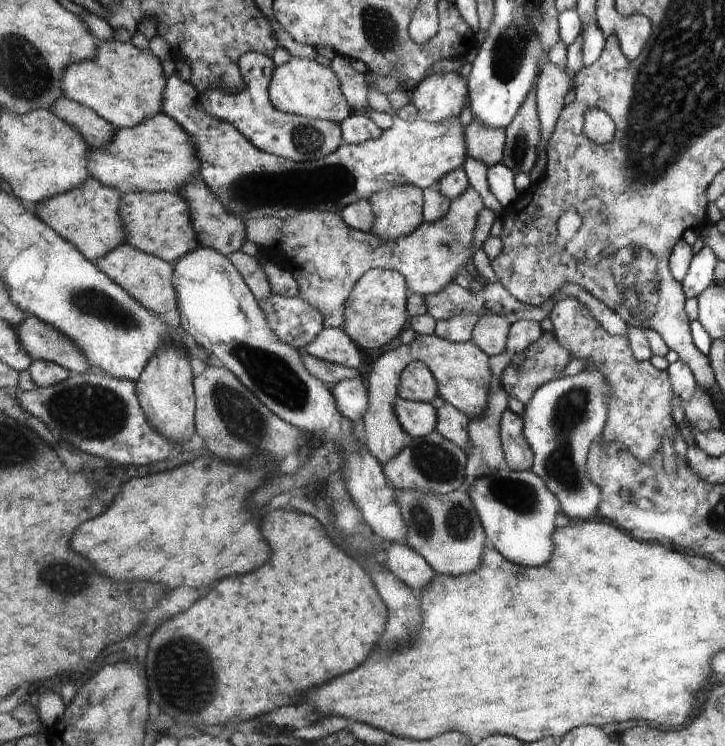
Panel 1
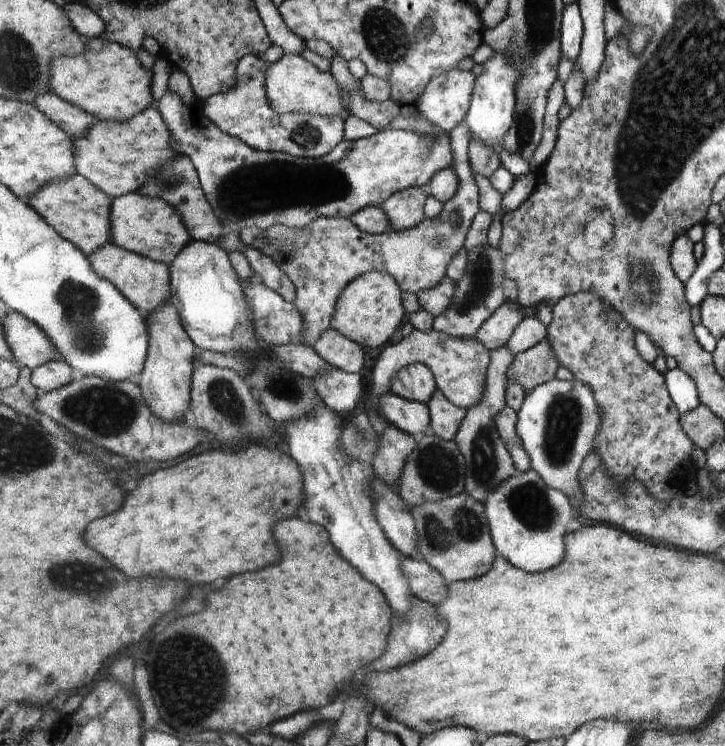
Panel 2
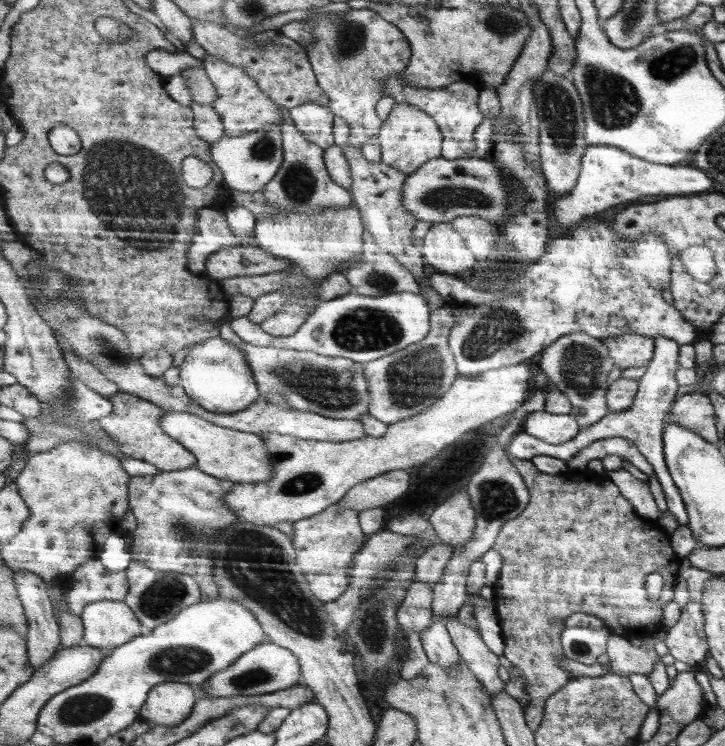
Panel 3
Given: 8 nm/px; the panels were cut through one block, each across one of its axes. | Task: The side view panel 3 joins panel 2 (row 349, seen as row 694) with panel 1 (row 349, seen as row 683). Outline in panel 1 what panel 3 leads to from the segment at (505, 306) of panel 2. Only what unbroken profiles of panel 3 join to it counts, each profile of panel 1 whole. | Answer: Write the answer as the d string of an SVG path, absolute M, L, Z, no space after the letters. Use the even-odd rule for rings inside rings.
M502 314L482 315L474 326L471 341L490 356L500 354L506 348L510 325L510 320Z

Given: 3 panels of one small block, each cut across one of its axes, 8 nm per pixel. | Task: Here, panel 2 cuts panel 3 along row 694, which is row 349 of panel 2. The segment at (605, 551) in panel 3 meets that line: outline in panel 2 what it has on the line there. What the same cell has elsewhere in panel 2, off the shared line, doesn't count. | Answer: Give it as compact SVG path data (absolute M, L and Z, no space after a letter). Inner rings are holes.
M543 338L532 348L518 353L510 364L507 380L517 380L525 389L525 396L538 385L553 380L560 367L549 340Z

